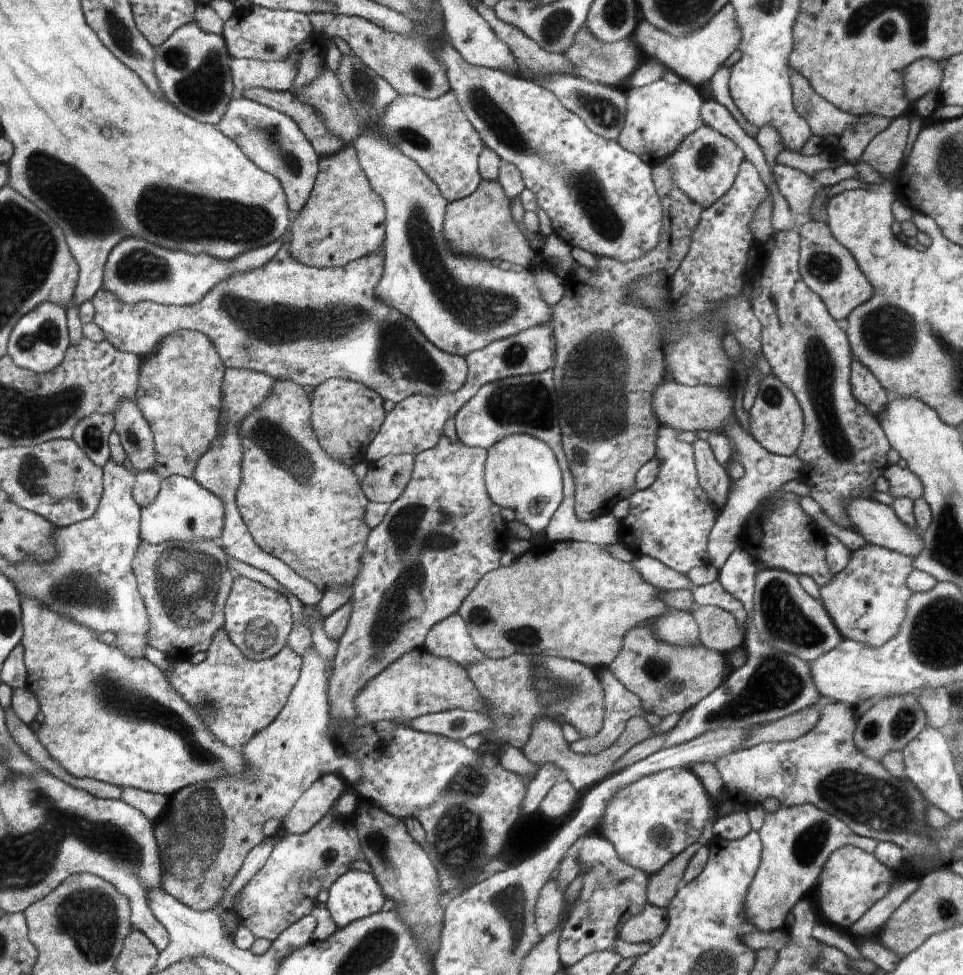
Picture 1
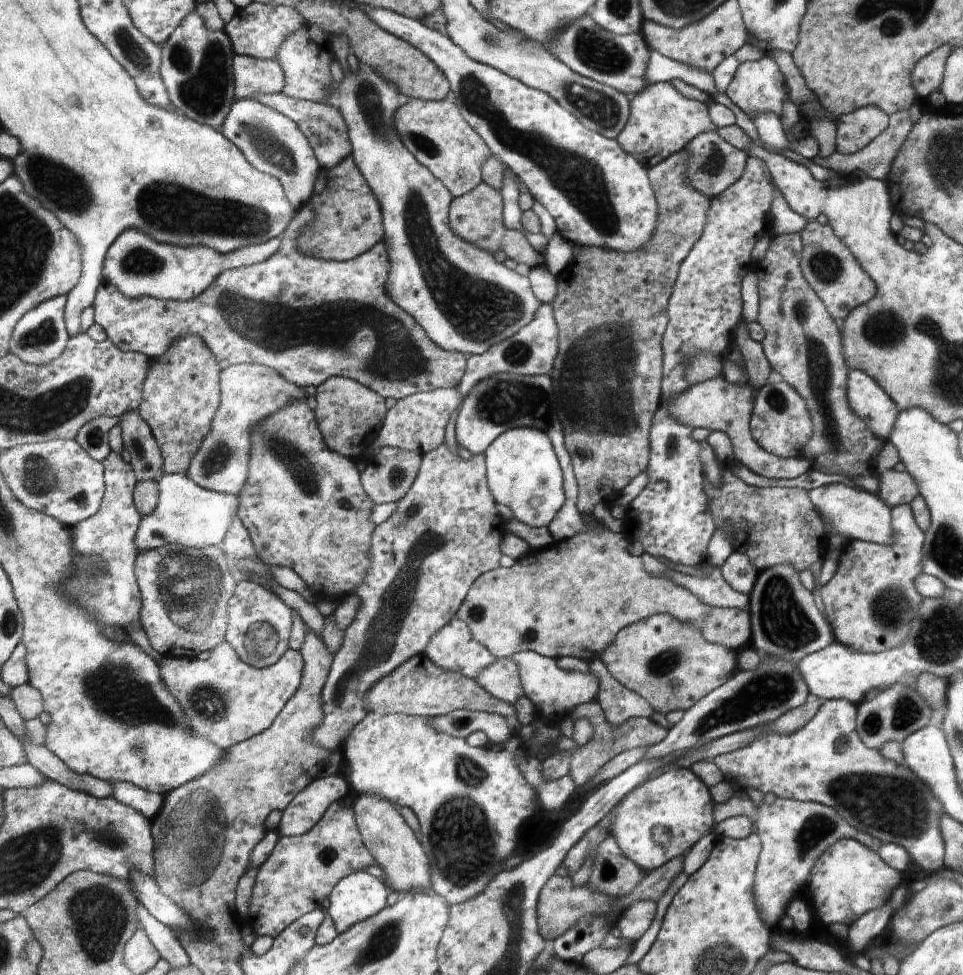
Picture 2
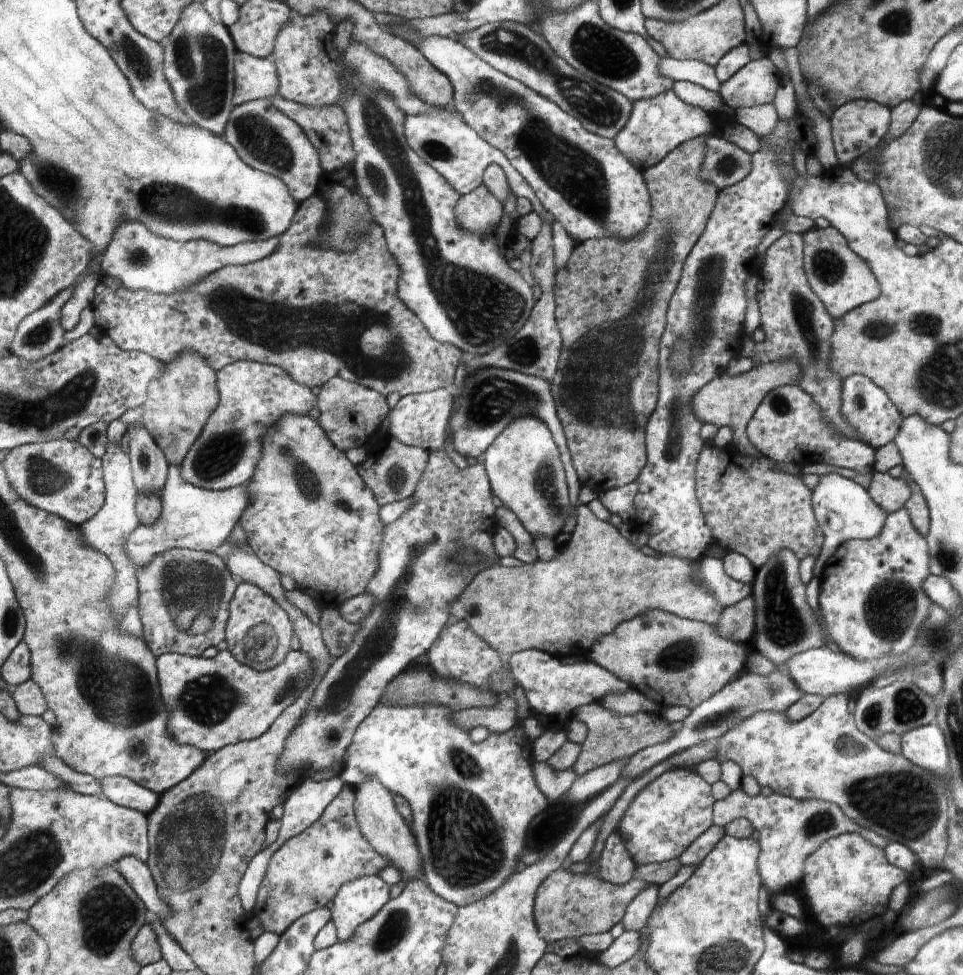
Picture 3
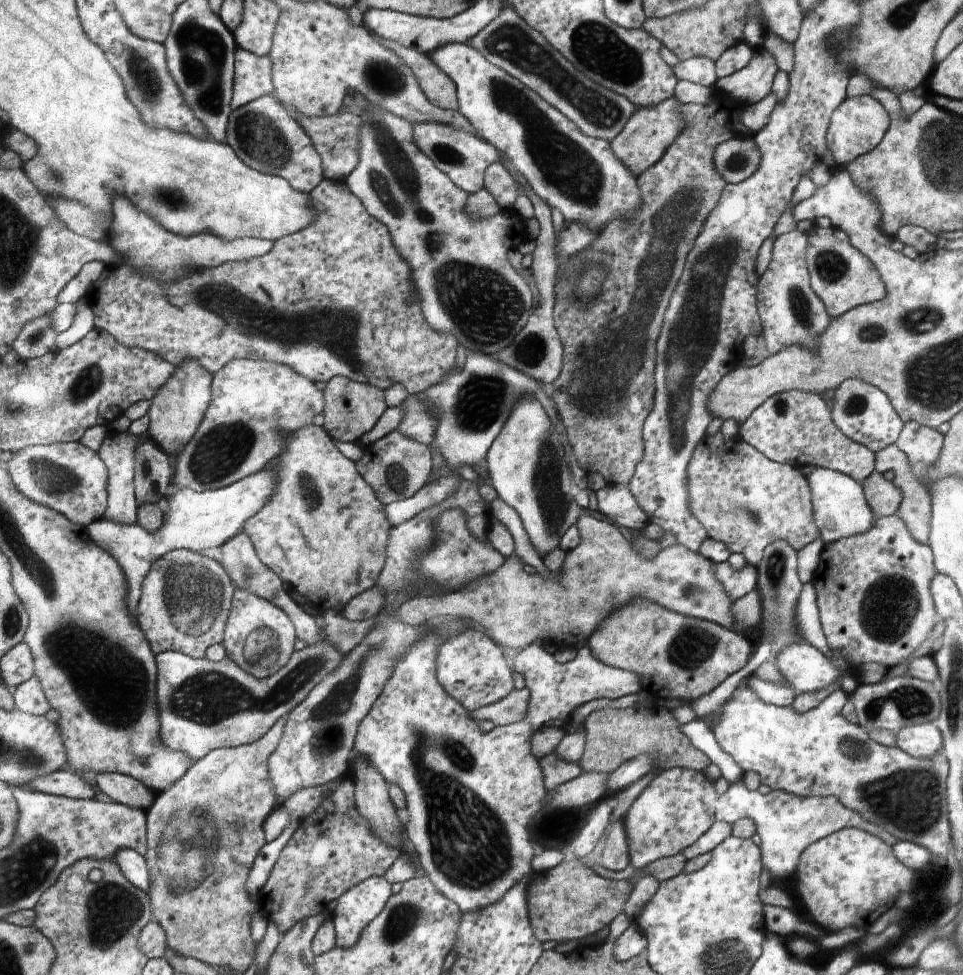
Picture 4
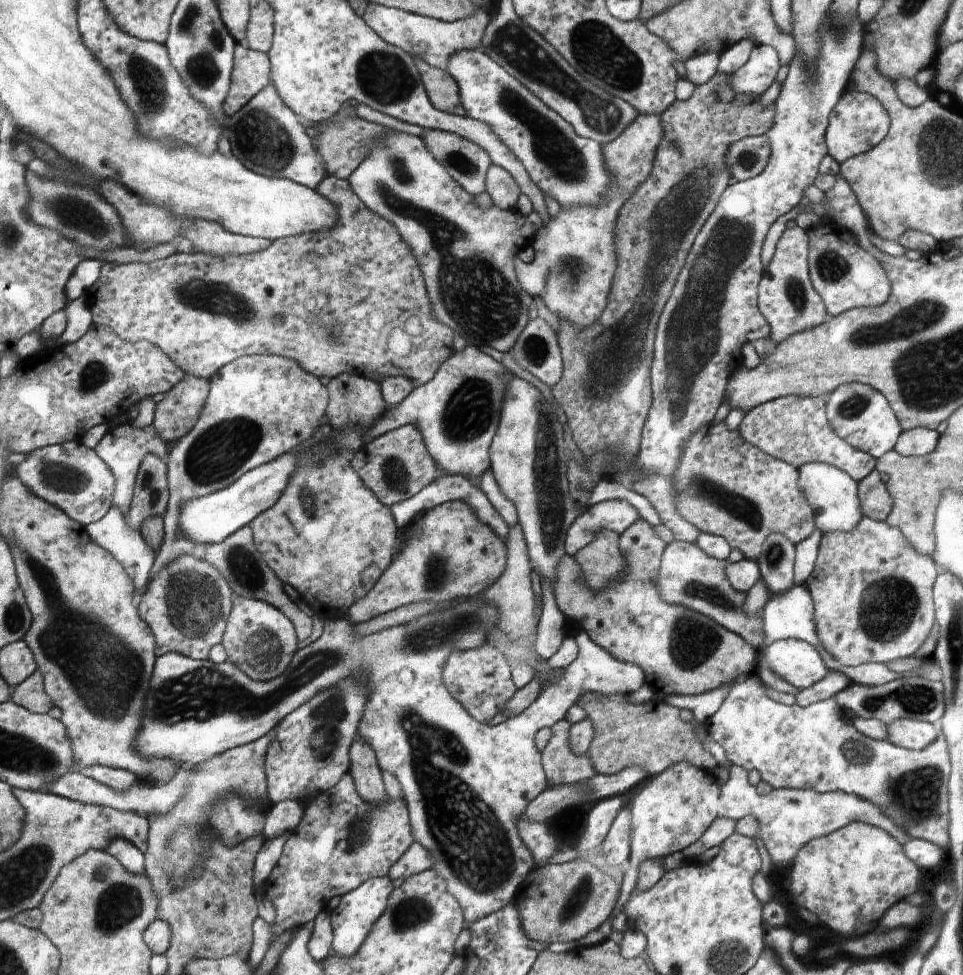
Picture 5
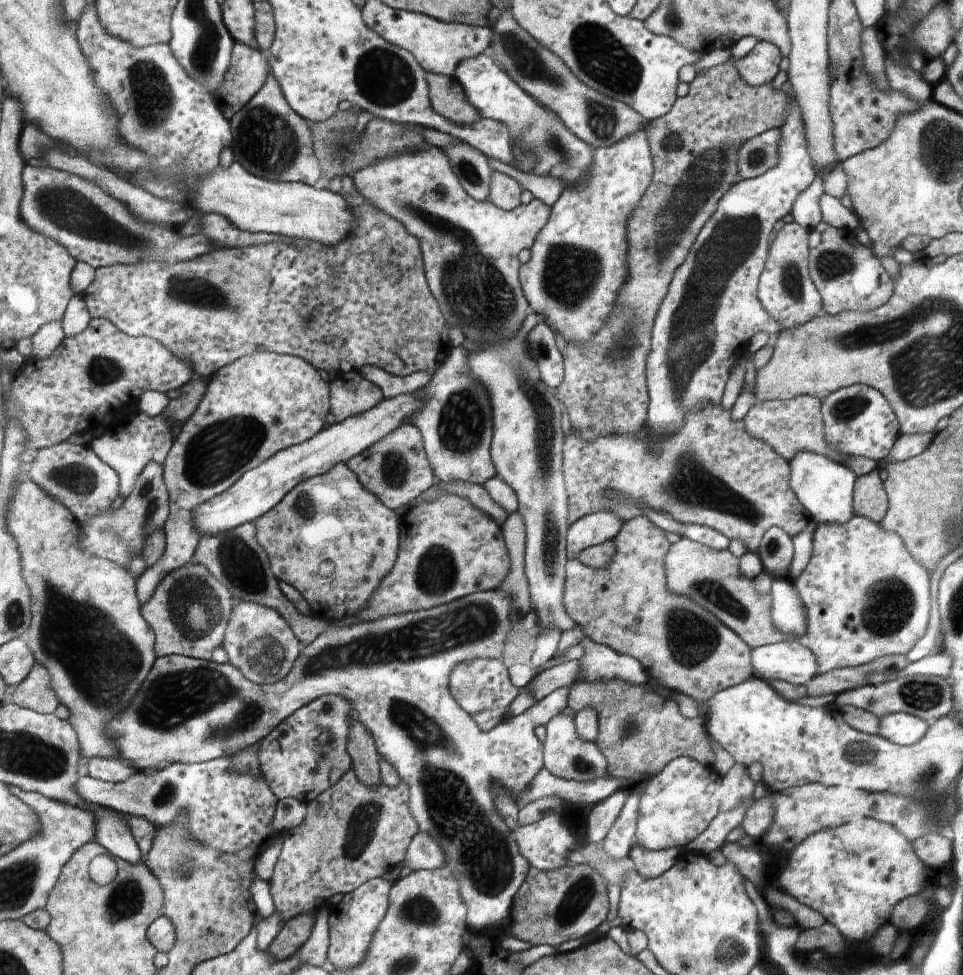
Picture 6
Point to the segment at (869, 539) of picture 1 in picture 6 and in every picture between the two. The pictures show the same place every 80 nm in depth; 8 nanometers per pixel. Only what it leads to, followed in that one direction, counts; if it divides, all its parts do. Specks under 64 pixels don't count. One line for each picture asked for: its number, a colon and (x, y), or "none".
2: (856, 514)
3: (844, 510)
4: (840, 509)
5: (832, 495)
6: (825, 487)

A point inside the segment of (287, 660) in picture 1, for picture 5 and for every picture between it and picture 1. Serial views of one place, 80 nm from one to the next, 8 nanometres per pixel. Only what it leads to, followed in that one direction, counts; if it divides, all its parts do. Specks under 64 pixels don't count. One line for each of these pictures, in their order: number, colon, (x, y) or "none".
2: (225, 700)
3: (215, 702)
4: (202, 705)
5: (466, 783)

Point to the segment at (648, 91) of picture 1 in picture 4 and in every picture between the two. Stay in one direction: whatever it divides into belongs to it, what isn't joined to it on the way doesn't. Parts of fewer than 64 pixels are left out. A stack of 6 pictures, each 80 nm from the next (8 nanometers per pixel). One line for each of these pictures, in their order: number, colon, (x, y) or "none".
2: (662, 121)
3: (657, 126)
4: (642, 143)

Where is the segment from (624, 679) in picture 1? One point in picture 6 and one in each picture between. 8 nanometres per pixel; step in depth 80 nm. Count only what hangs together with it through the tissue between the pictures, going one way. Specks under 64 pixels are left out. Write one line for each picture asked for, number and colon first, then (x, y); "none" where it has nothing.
2: (669, 662)
3: (671, 660)
4: (676, 656)
5: (681, 652)
6: (628, 605)

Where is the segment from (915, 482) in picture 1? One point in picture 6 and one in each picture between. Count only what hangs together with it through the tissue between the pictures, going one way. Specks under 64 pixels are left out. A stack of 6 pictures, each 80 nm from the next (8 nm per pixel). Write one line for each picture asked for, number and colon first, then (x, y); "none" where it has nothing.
2: (895, 488)
3: (890, 493)
4: (882, 496)
5: (876, 503)
6: (870, 501)

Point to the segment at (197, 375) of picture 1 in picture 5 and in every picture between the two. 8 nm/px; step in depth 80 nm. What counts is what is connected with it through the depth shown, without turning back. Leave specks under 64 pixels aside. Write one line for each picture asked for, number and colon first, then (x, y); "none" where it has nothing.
2: (181, 395)
3: (179, 404)
4: (176, 411)
5: (174, 417)

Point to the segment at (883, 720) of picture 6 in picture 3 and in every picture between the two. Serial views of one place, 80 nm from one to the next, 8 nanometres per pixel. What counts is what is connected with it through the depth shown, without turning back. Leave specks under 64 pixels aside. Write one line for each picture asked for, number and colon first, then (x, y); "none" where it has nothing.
3: (925, 746)
4: (923, 740)
5: (908, 733)

